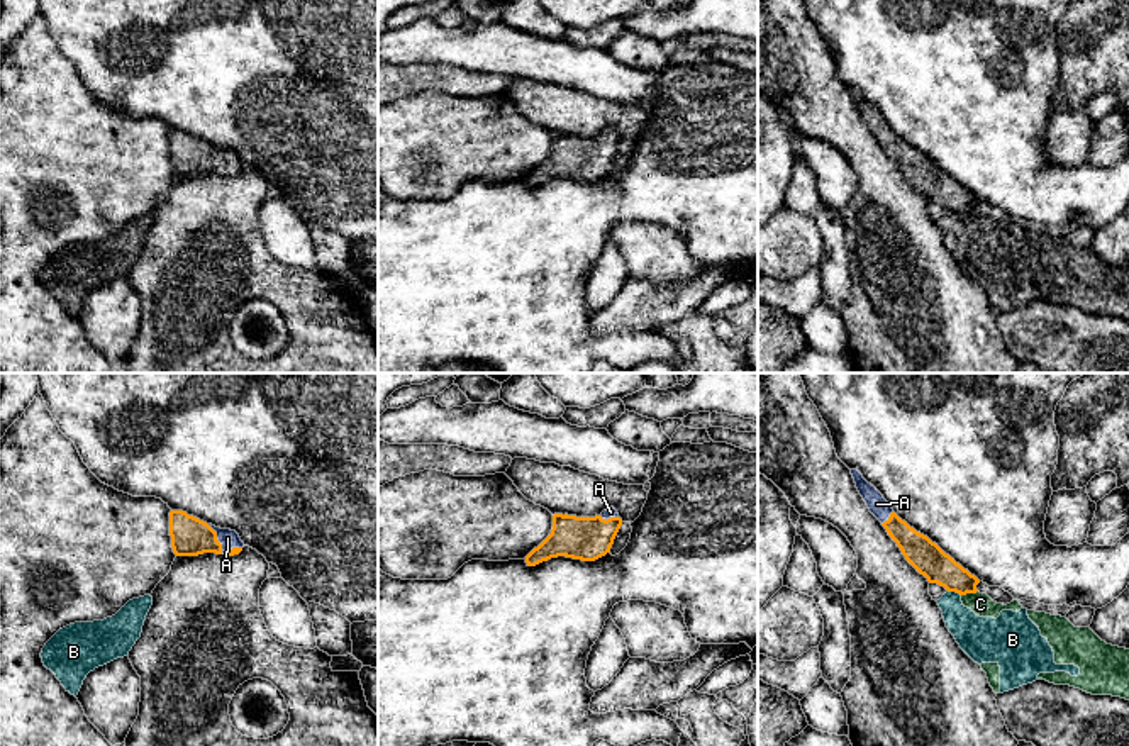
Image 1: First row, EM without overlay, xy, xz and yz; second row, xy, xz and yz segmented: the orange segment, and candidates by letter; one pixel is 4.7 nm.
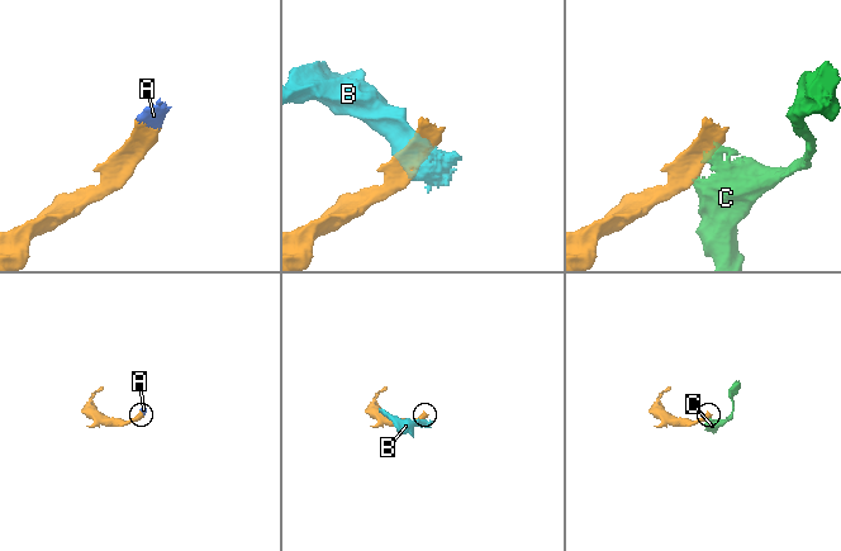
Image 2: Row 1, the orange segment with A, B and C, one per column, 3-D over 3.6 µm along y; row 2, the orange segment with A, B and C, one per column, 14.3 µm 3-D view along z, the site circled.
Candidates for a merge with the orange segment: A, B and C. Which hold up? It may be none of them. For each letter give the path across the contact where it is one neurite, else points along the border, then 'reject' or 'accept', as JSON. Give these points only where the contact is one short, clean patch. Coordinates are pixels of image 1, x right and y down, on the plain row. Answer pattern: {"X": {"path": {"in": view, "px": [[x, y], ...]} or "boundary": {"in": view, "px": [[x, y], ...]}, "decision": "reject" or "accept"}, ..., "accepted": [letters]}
{"A": {"path": {"in": "xy", "px": [[190, 156], [217, 160], [228, 158]]}, "decision": "accept"}, "B": {"decision": "reject"}, "C": {"boundary": {"in": "yz", "px": [[977, 211], [962, 216]]}, "decision": "reject"}, "accepted": ["A"]}

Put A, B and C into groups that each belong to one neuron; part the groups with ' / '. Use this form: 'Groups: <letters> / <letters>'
Groups: A / B C

